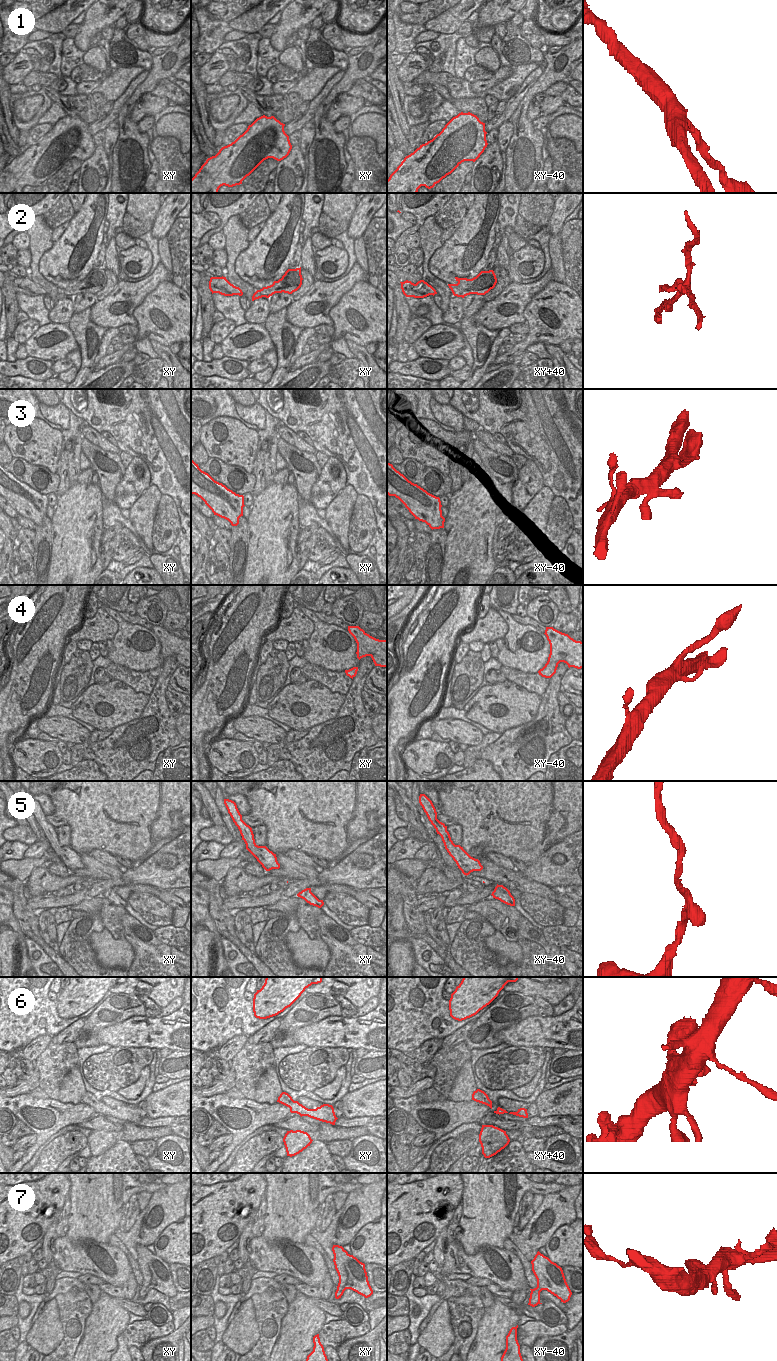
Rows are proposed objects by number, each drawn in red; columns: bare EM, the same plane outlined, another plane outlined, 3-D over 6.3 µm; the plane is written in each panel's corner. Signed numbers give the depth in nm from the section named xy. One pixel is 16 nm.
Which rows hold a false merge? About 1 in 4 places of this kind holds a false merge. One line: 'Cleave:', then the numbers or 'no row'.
Cleave: 2

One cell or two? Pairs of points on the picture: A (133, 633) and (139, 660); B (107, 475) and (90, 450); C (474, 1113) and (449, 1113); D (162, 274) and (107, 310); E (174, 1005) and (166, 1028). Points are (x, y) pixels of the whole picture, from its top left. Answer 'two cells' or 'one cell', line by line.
A: one cell
B: one cell
C: one cell
D: one cell
E: two cells

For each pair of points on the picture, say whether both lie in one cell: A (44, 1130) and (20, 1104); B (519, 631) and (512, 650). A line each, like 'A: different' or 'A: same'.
A: same
B: same

